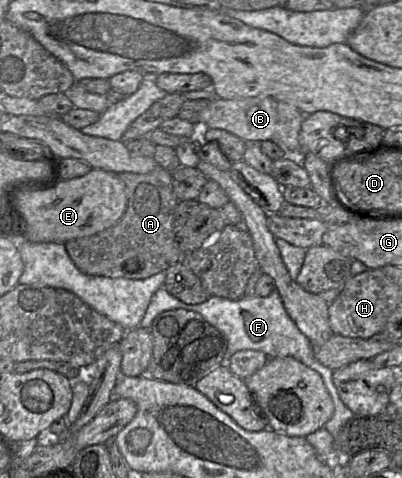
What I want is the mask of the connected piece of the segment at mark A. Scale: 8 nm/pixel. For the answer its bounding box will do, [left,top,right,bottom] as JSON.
[65,165,184,280]

